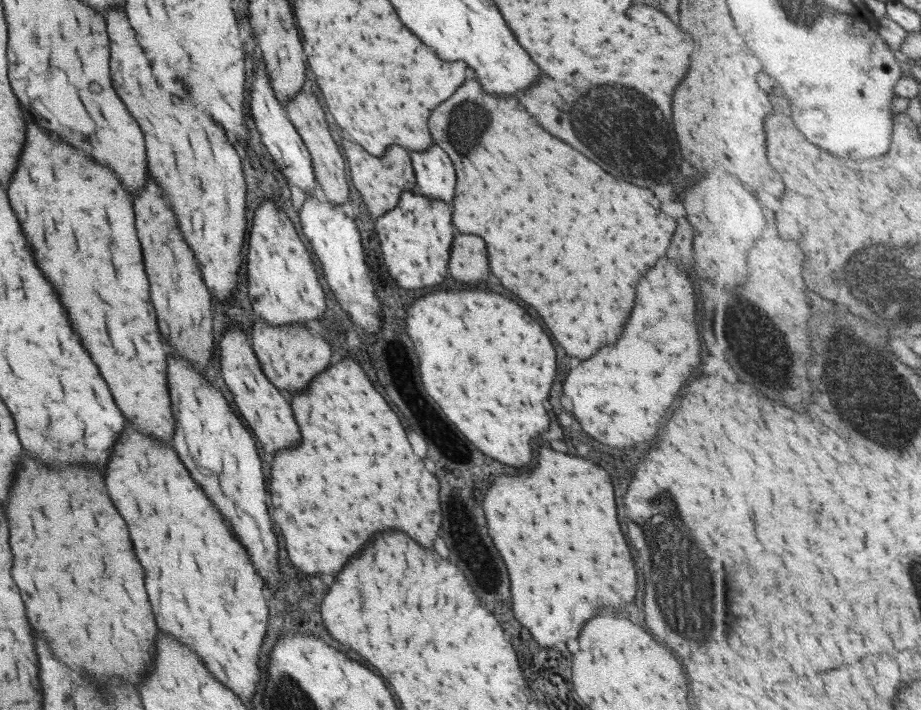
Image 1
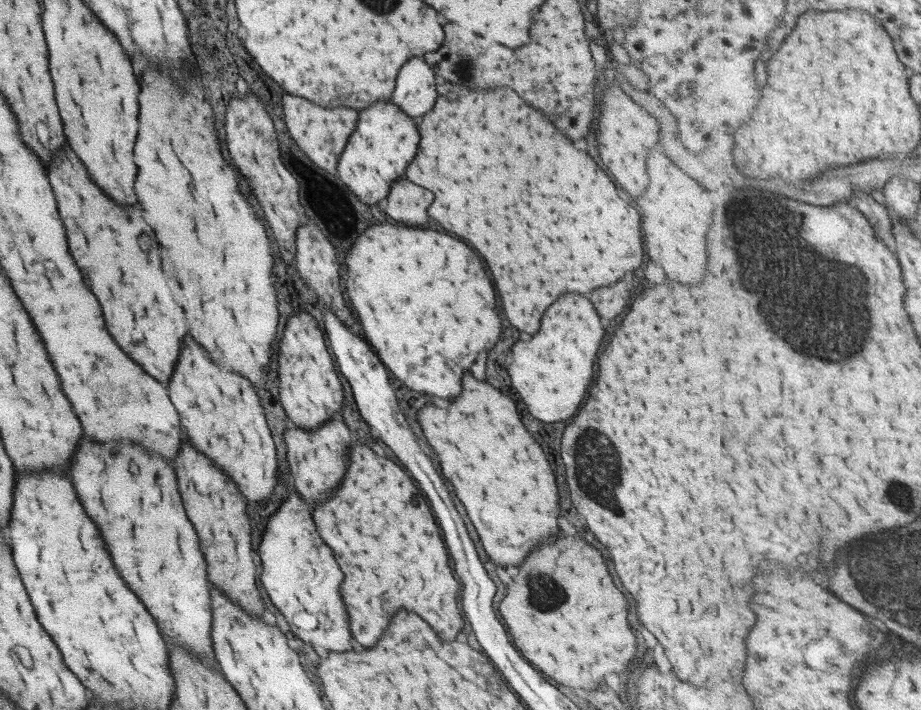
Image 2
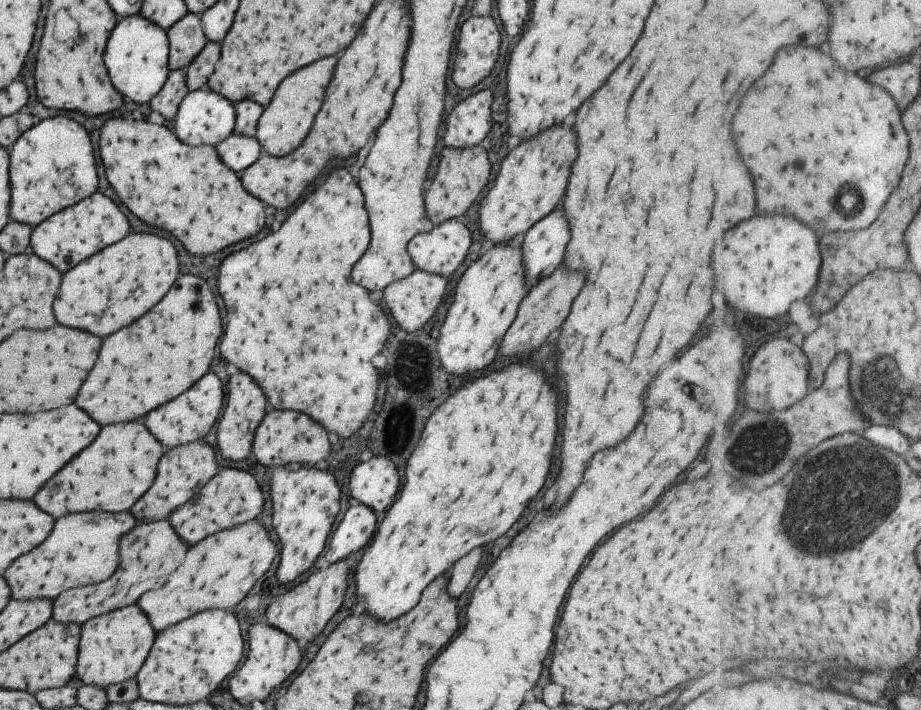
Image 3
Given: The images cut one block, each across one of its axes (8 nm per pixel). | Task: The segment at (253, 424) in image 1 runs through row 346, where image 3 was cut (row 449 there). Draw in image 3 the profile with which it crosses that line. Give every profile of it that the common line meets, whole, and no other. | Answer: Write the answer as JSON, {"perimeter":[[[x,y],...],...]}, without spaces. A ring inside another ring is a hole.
{"perimeter":[[[233,374],[227,382],[227,398],[225,398],[225,406],[222,407],[223,412],[221,412],[221,418],[217,422],[217,430],[215,430],[217,448],[221,458],[233,460],[233,462],[251,458],[250,448],[255,429],[267,412],[265,398],[263,398],[261,390],[253,384],[253,380],[249,376]]]}

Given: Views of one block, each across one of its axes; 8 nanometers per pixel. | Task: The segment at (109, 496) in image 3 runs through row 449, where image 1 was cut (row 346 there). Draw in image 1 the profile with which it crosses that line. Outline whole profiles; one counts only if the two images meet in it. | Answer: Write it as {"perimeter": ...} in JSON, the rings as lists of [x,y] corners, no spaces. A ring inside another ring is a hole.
{"perimeter":[[[22,108],[23,115],[25,116],[25,142],[22,143],[21,153],[19,153],[19,159],[17,159],[17,167],[15,171],[11,173],[11,179],[7,183],[6,193],[7,199],[19,227],[25,232],[27,240],[31,242],[33,246],[33,252],[35,252],[35,260],[37,260],[37,267],[43,270],[43,274],[51,280],[53,286],[57,286],[55,290],[59,292],[59,298],[65,306],[65,310],[69,312],[69,318],[73,322],[73,328],[77,330],[77,334],[81,336],[83,340],[83,346],[87,350],[87,354],[91,356],[91,360],[95,362],[95,366],[99,368],[99,374],[103,376],[103,380],[107,382],[109,390],[111,390],[111,396],[117,404],[117,408],[123,412],[125,418],[129,418],[133,424],[137,424],[139,430],[147,432],[147,434],[153,434],[161,440],[169,440],[169,436],[173,434],[173,418],[171,418],[171,410],[169,410],[169,398],[167,398],[167,388],[165,388],[165,344],[159,334],[157,328],[157,319],[155,319],[155,311],[153,311],[153,305],[151,305],[151,299],[149,296],[149,286],[147,277],[143,268],[143,261],[141,256],[141,247],[136,235],[136,230],[133,224],[134,212],[131,208],[131,198],[127,194],[127,190],[121,186],[119,178],[115,174],[111,174],[105,166],[99,166],[97,162],[93,162],[91,158],[83,156],[79,150],[75,150],[73,146],[69,146],[67,142],[51,136],[49,132],[45,132],[43,128],[39,128],[35,124],[35,120],[29,116],[29,112]]]}

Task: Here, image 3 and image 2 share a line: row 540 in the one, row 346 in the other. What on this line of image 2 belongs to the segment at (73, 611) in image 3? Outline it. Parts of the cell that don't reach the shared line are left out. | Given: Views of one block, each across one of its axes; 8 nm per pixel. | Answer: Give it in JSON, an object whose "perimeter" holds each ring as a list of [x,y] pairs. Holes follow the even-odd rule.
{"perimeter":[[[67,142],[48,163],[46,177],[65,228],[69,254],[85,285],[101,302],[107,332],[117,336],[115,342],[123,352],[129,352],[135,364],[167,388],[187,328],[181,306],[175,304],[171,288],[165,286],[157,242],[149,234],[147,224],[143,224],[141,210],[137,206],[119,208],[105,198],[99,186],[89,180],[85,167]]]}

